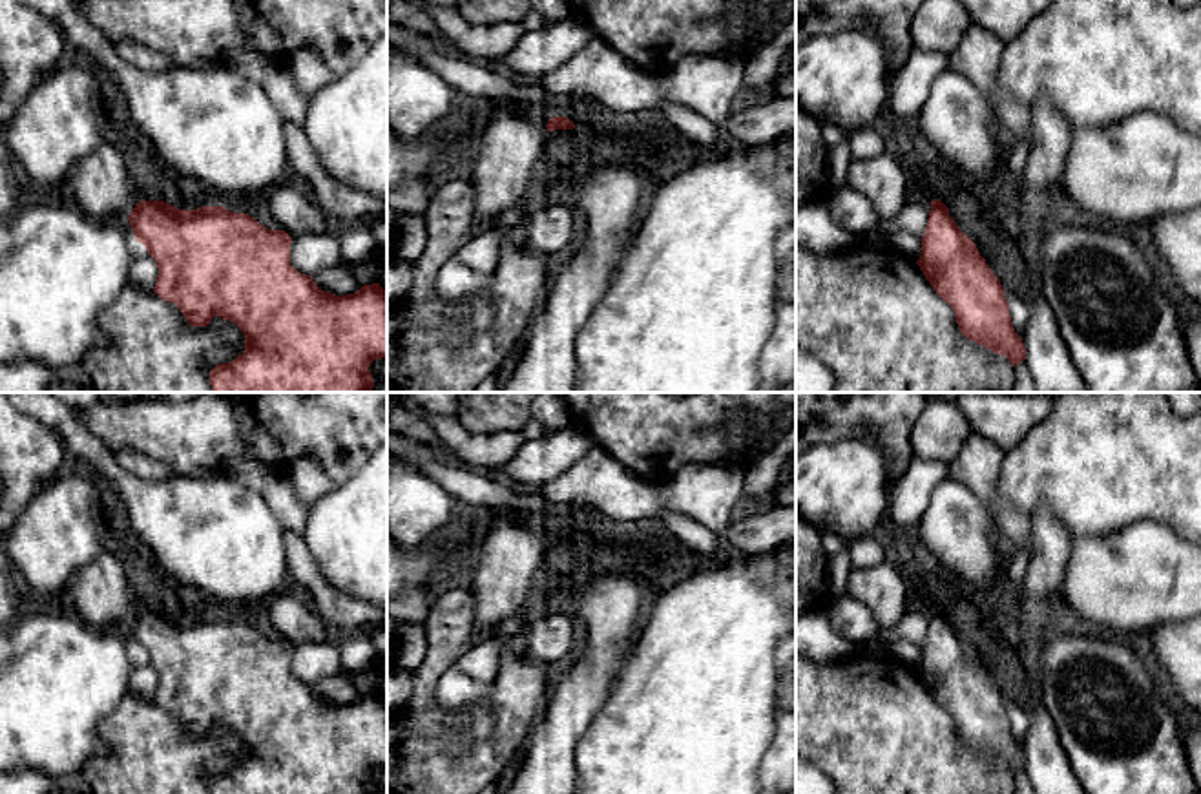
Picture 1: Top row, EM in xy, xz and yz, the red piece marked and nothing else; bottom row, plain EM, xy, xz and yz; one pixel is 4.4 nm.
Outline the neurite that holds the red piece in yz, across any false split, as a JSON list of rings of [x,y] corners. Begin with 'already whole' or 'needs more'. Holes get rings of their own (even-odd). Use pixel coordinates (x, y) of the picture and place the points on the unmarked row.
already whole | [[[938,608],[931,610],[916,674],[936,703],[951,714],[962,745],[1006,765],[1013,776],[1026,768],[1004,695]]]

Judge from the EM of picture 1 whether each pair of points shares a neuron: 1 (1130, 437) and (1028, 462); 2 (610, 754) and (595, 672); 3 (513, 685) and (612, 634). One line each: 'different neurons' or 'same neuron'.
1: same neuron
2: different neurons
3: different neurons

